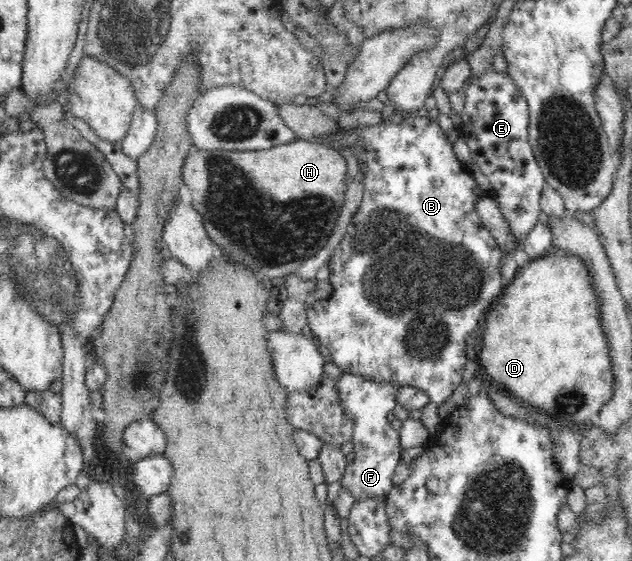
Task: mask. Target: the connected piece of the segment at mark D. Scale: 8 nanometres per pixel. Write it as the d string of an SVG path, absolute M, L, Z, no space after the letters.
M560 250L554 254L546 254L532 259L527 266L519 268L516 278L505 287L502 296L486 314L486 326L482 333L483 340L477 349L477 363L480 367L478 376L483 376L486 380L497 383L497 385L504 388L508 395L522 401L524 406L534 406L534 408L538 408L542 412L548 412L558 422L569 425L588 422L590 417L600 414L602 407L614 395L614 372L612 372L609 342L600 317L601 302L599 301L594 281L589 275L589 268L583 263L580 256Z

